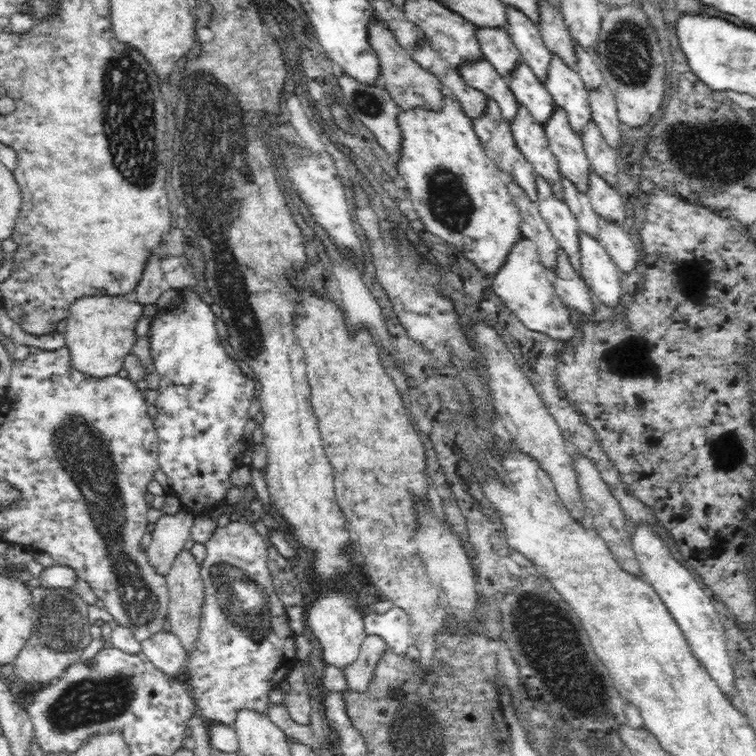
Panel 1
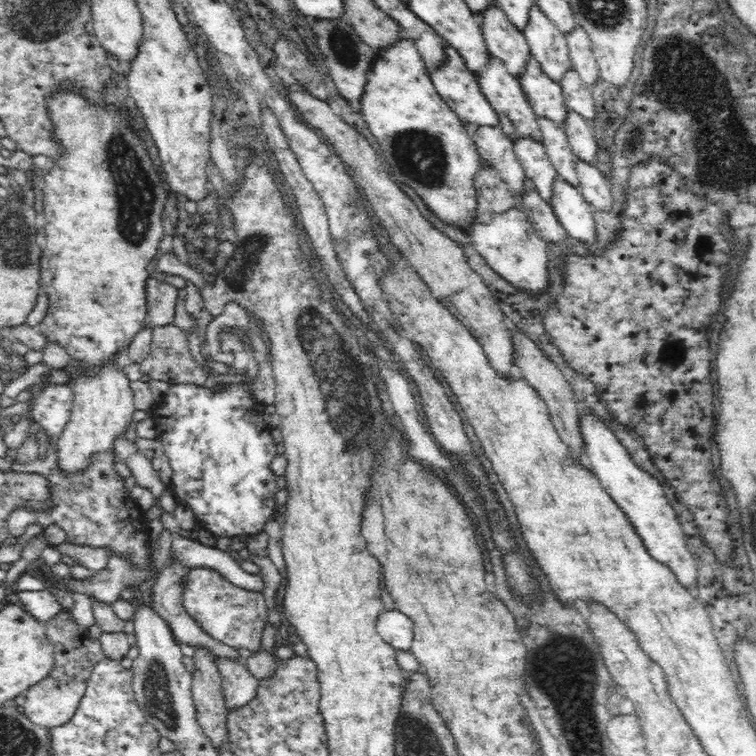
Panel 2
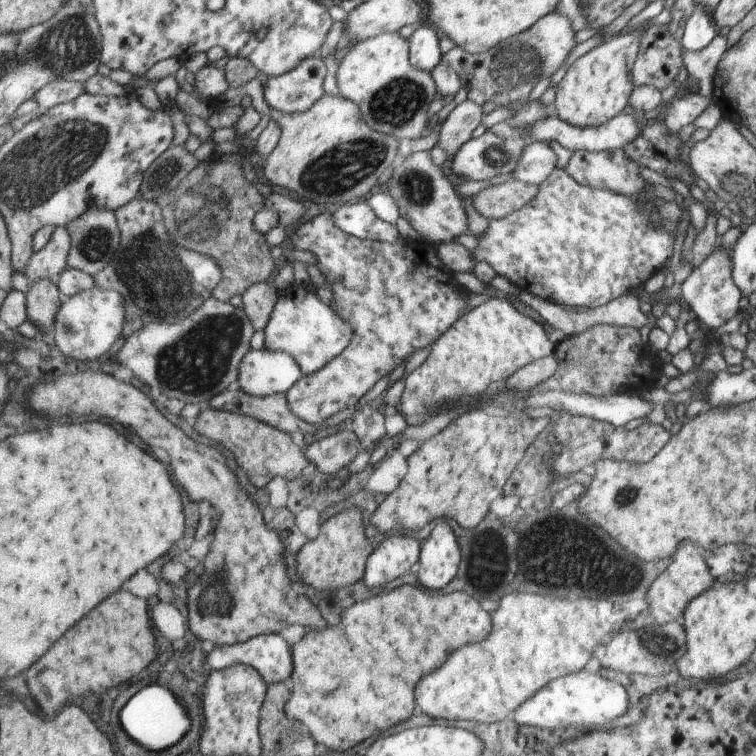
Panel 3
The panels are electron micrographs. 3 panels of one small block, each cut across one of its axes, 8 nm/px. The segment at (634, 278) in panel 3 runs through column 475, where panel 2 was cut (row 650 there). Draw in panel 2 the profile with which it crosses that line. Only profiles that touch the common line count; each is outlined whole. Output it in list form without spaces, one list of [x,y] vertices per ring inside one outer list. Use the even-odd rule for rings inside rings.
[[[211,568],[188,570],[180,581],[180,587],[183,590],[184,609],[211,638],[235,649],[260,652],[262,632],[269,623],[269,609],[262,593],[240,589]]]

